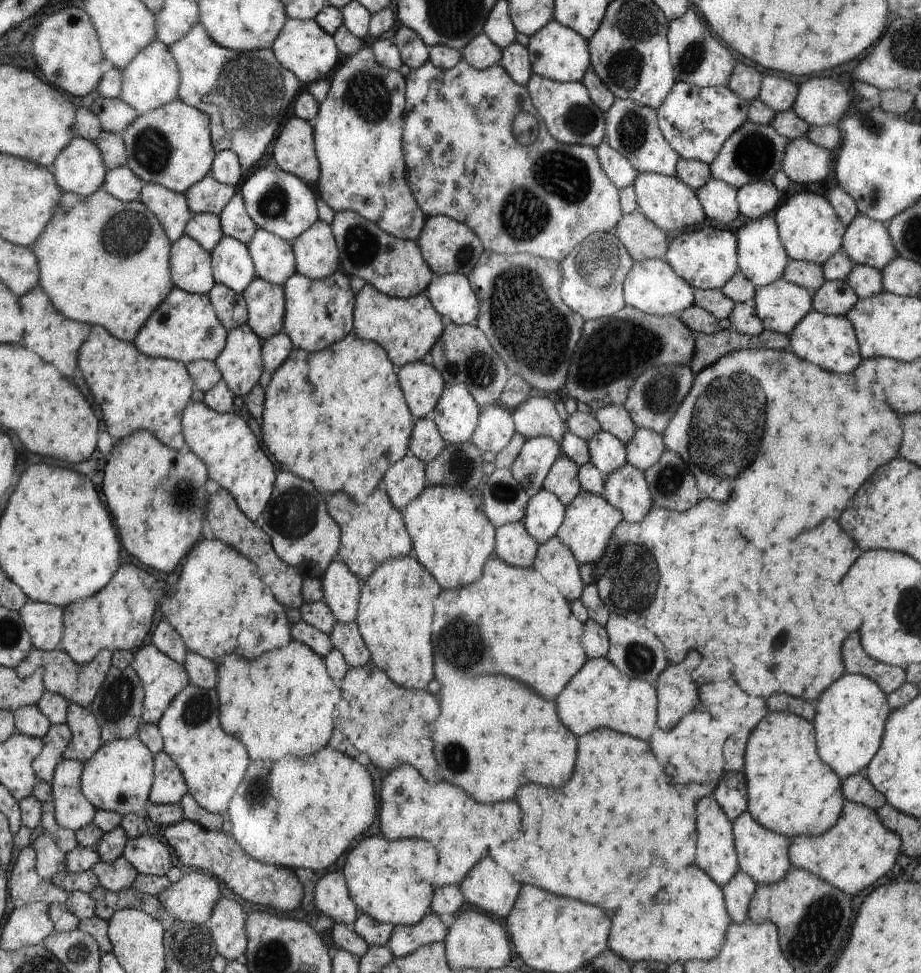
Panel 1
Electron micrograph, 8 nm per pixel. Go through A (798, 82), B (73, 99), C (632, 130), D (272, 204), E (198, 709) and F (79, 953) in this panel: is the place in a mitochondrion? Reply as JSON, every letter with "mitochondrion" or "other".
{"A":"other","B":"other","C":"mitochondrion","D":"mitochondrion","E":"mitochondrion","F":"mitochondrion"}

